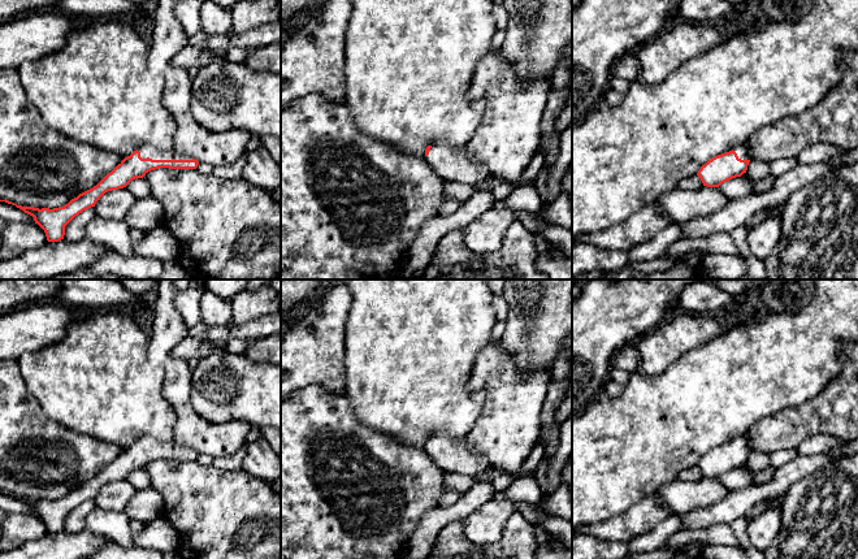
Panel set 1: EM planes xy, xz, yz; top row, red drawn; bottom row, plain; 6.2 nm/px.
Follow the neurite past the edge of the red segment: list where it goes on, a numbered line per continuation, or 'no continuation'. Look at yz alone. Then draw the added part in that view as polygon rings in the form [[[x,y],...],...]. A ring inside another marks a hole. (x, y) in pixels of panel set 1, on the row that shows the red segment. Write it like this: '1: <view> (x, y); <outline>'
1: yz (742, 151); [[[748,144],[736,147],[733,151],[737,153],[738,159],[741,159],[741,160],[751,160]]]

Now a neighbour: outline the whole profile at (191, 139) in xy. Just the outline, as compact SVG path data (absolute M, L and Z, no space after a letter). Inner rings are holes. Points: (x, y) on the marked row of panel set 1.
M157 0L147 66L152 74L162 75L165 79L162 104L177 124L173 151L199 162L226 166L246 156L251 134L242 129L209 131L194 118L187 69L170 65L172 58L192 42L176 18L174 9L178 1Z

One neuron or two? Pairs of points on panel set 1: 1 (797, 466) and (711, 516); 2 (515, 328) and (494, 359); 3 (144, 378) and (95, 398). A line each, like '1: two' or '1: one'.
1: one
2: two
3: one

